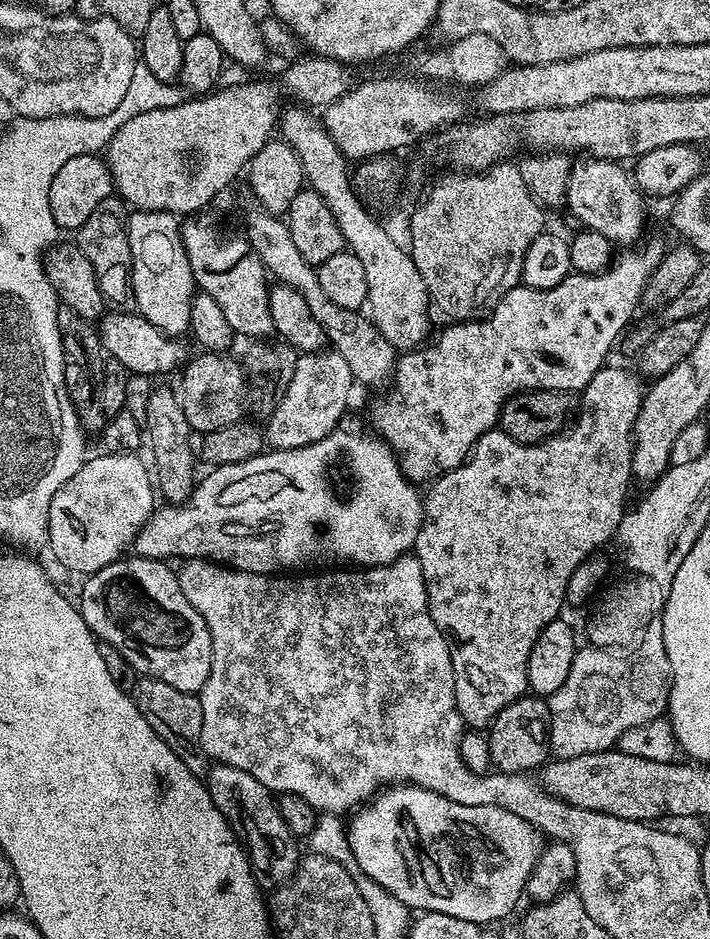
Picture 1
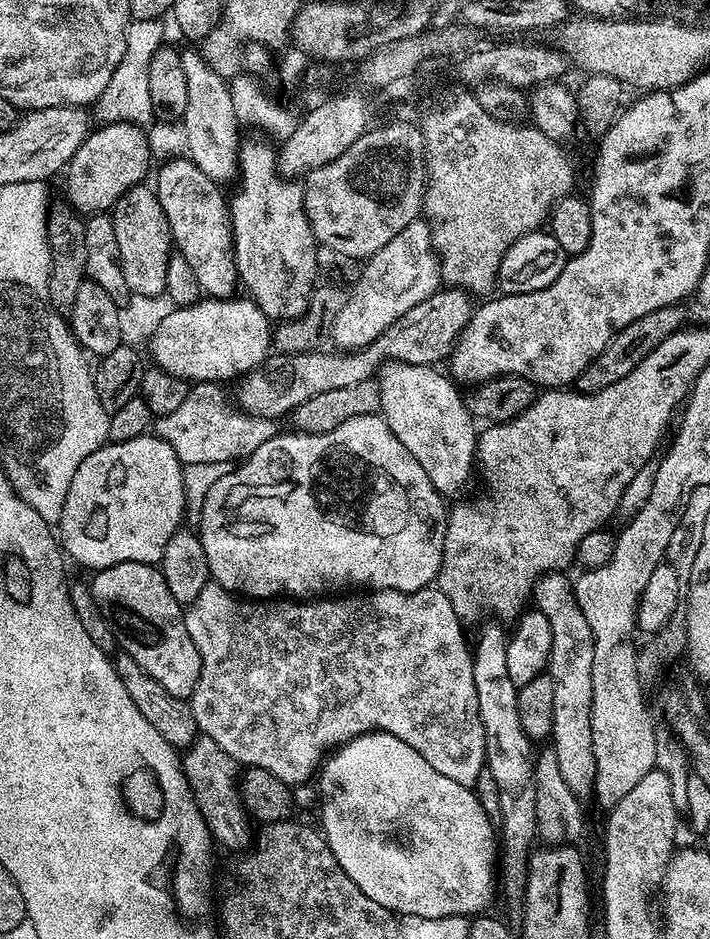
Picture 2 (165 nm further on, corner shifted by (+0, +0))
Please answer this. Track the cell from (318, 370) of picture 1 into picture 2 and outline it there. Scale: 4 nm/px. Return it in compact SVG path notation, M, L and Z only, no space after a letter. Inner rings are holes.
M423 218L412 220L406 230L398 230L382 250L367 257L365 264L368 265L361 270L356 285L348 292L346 306L342 306L338 318L334 318L331 343L340 350L365 348L386 326L394 326L406 310L418 306L418 302L426 302L442 284L440 262L432 248L428 222Z

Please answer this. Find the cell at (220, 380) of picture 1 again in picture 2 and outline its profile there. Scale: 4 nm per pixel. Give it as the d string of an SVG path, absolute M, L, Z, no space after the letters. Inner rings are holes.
M447 286L441 287L430 298L426 298L426 302L418 302L418 306L412 307L411 310L406 310L406 314L402 314L402 318L398 318L398 322L394 322L394 326L386 326L386 330L382 330L382 334L378 334L378 338L374 342L370 342L365 348L354 348L351 350L317 350L314 352L299 352L293 356L287 354L272 354L268 359L260 365L259 368L254 369L252 372L248 372L245 376L239 377L238 383L235 385L236 398L234 394L234 400L237 405L243 411L269 418L279 418L278 416L287 417L298 406L302 406L302 402L310 402L310 398L314 398L314 394L323 394L325 390L339 390L345 388L345 386L355 386L358 382L366 382L373 379L379 373L380 367L384 364L389 364L391 360L394 362L406 362L407 364L430 364L433 366L439 365L439 360L447 361L452 355L452 347L456 345L456 340L462 334L462 330L470 322L472 313L474 311L474 303L472 304L473 297L469 293L464 292L461 288L449 288Z

